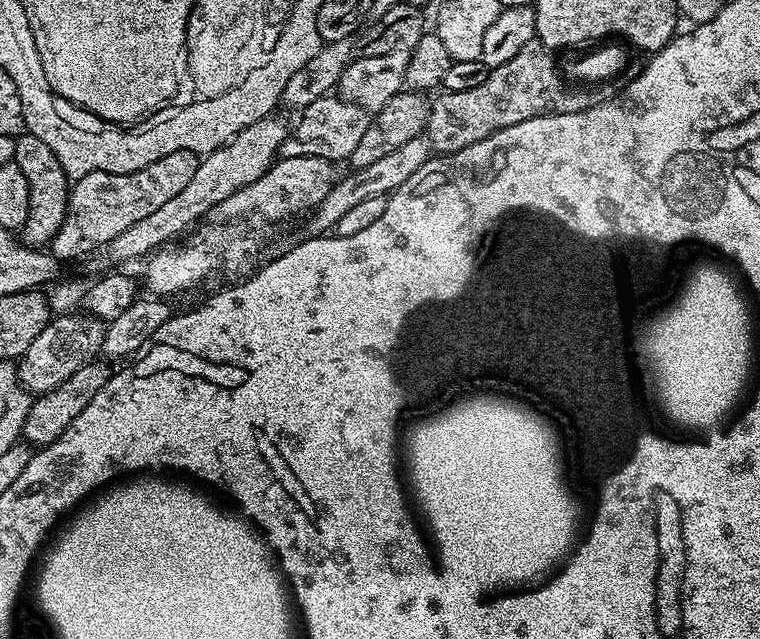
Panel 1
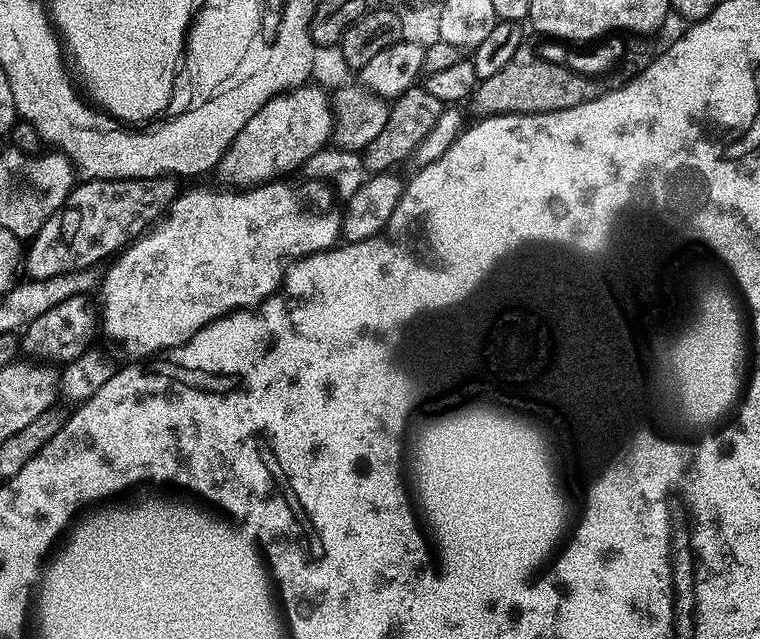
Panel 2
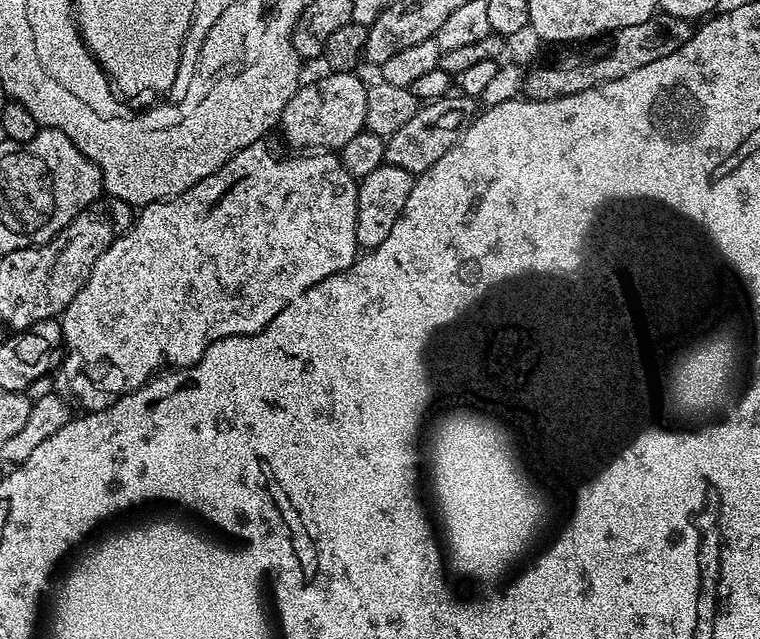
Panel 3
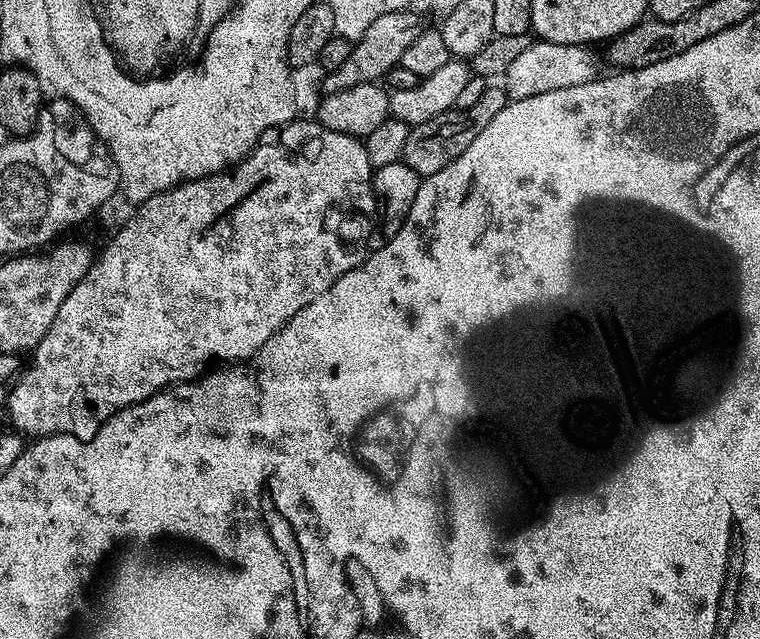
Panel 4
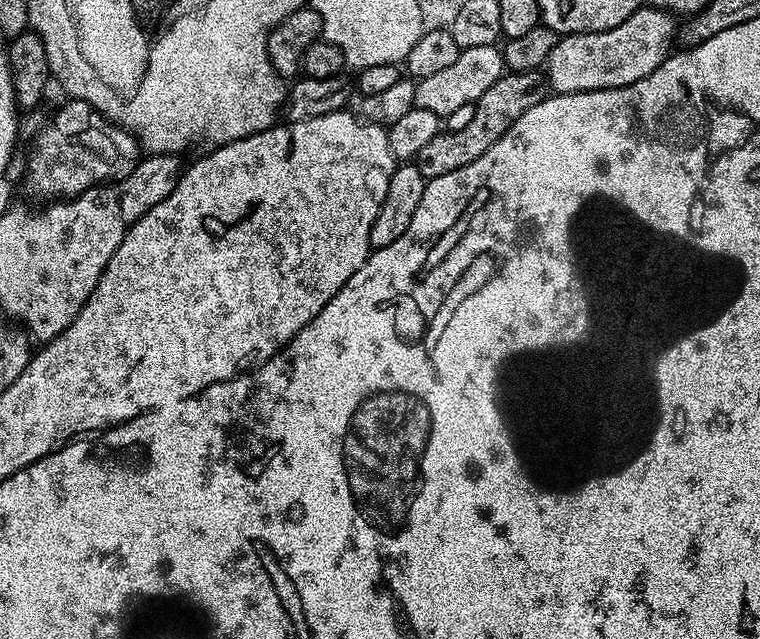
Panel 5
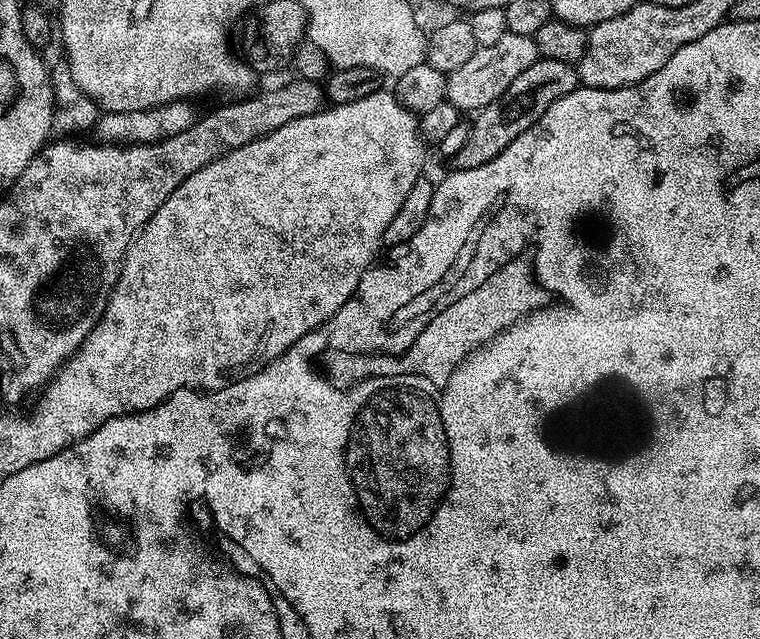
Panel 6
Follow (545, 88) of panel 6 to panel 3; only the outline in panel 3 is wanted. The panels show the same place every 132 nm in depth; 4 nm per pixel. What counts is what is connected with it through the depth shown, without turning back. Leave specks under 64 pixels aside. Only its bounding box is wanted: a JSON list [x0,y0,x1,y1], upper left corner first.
[384,94,477,174]

